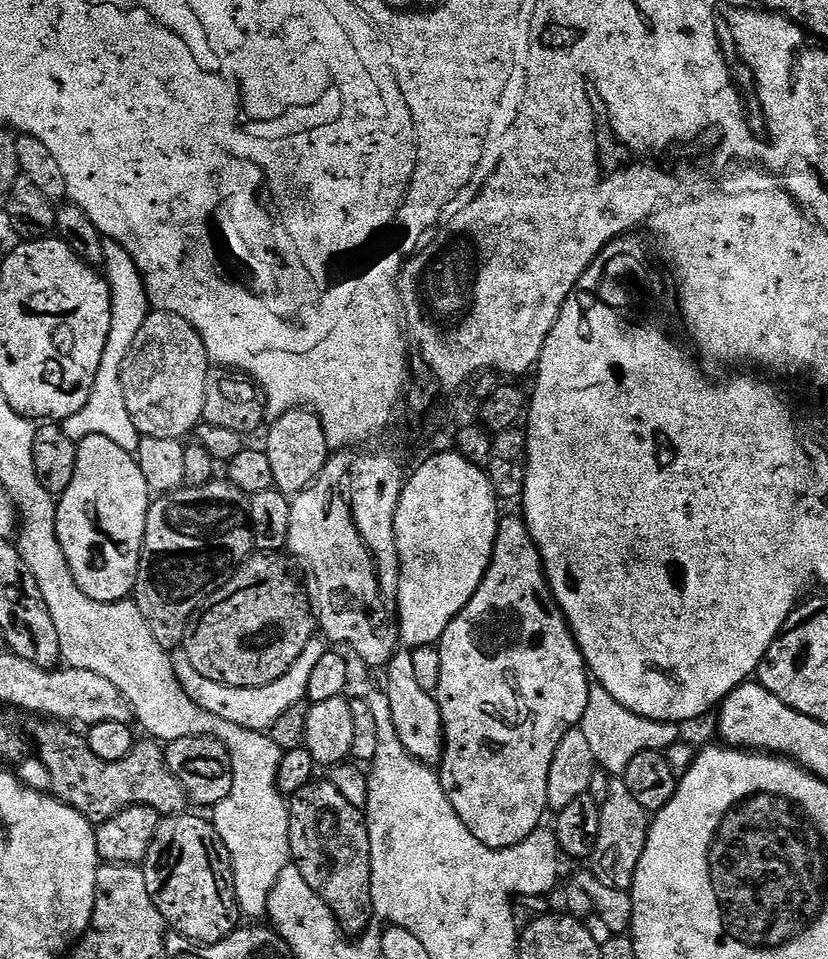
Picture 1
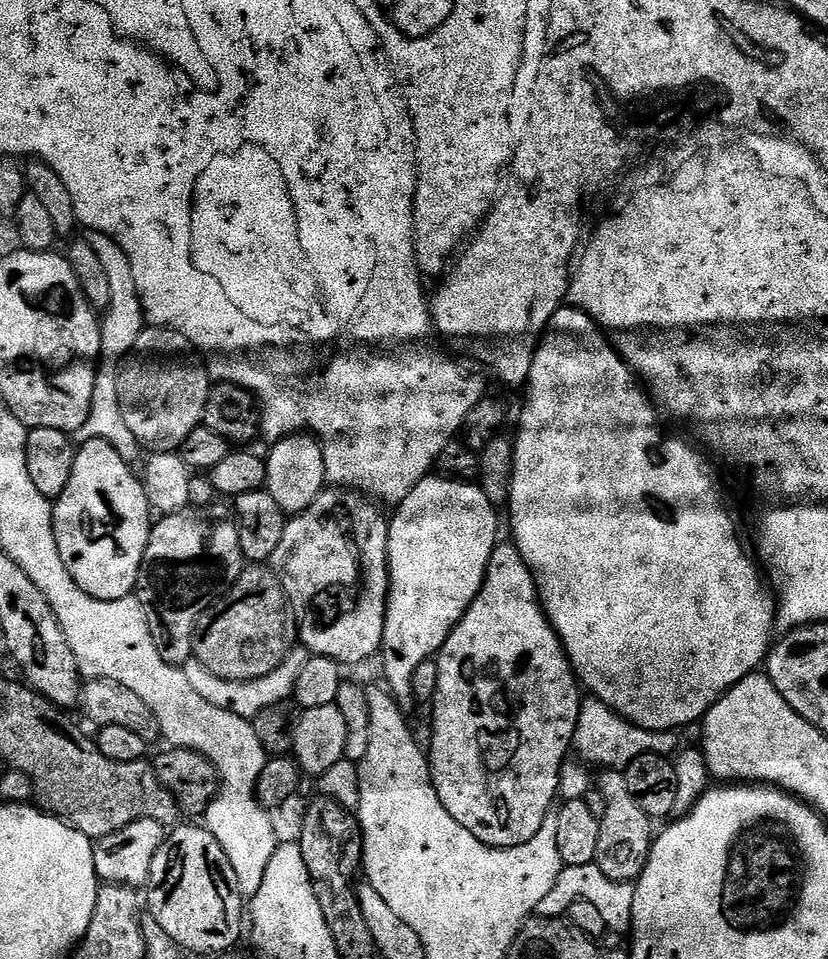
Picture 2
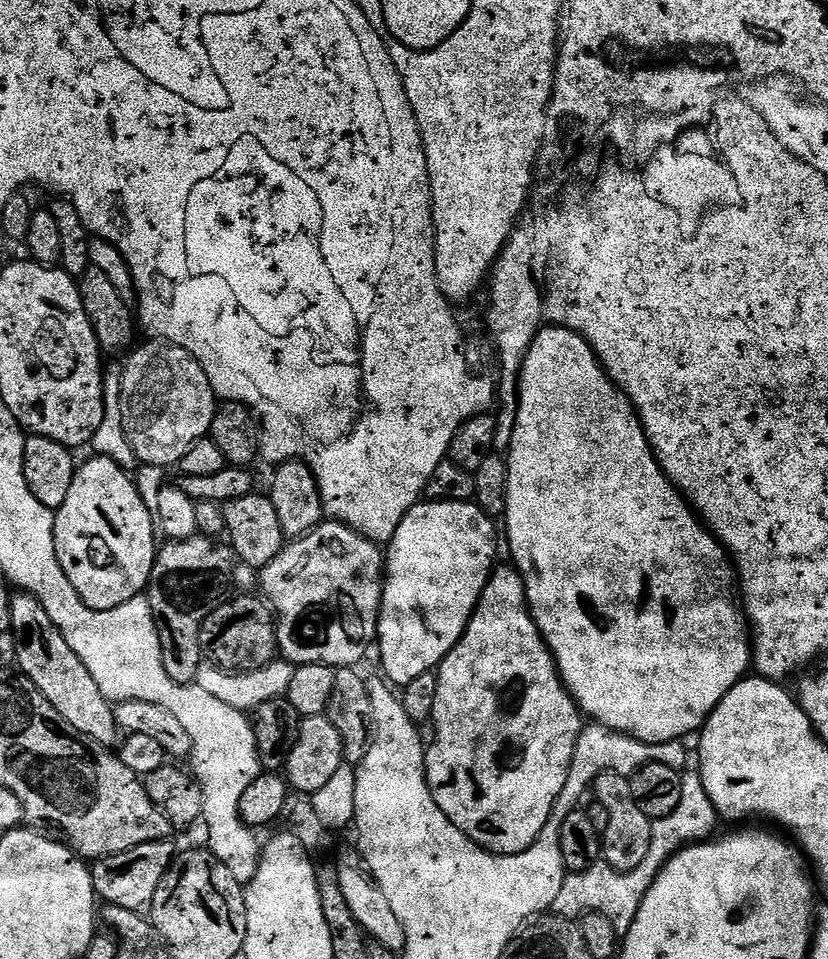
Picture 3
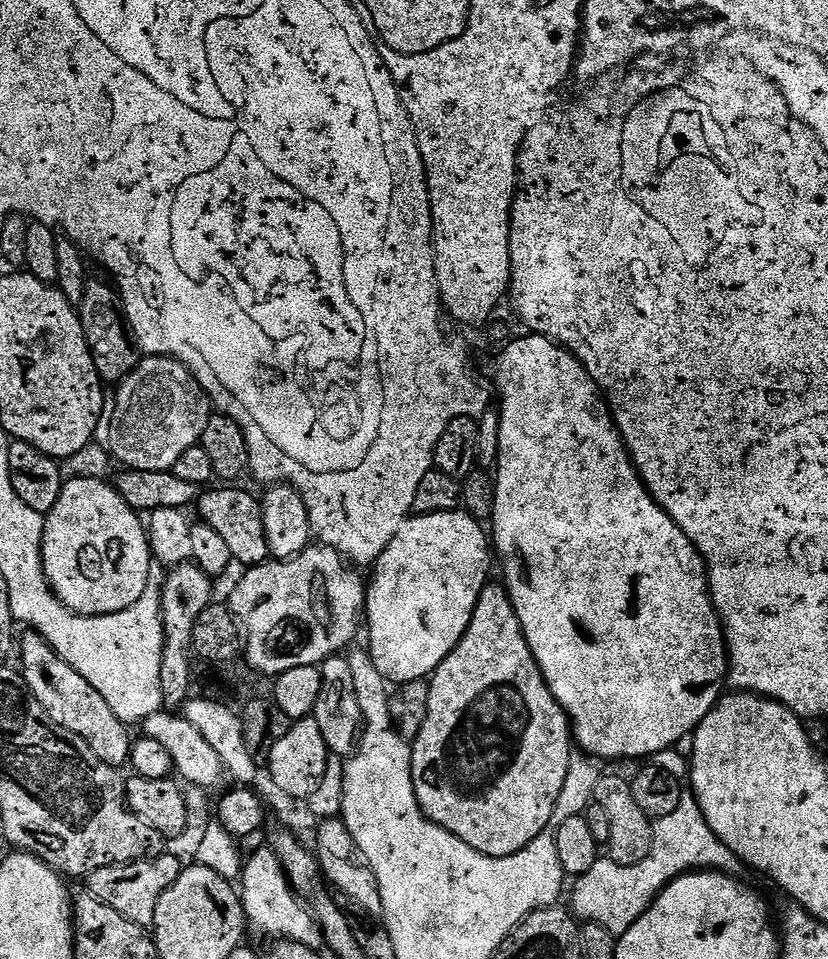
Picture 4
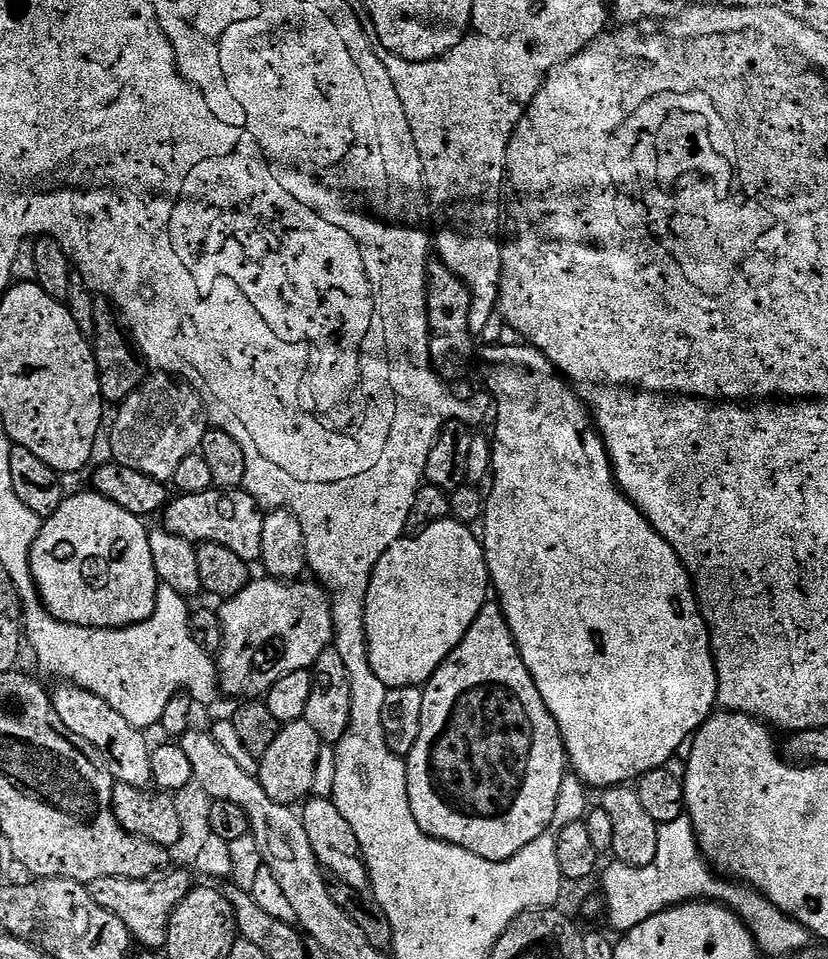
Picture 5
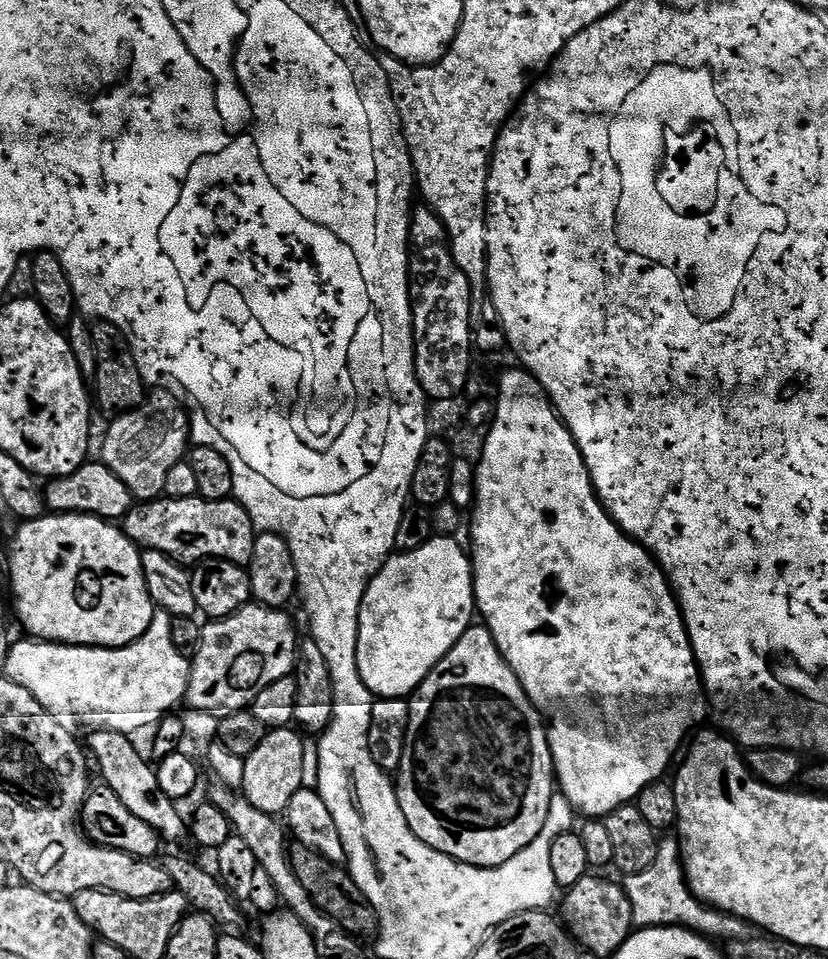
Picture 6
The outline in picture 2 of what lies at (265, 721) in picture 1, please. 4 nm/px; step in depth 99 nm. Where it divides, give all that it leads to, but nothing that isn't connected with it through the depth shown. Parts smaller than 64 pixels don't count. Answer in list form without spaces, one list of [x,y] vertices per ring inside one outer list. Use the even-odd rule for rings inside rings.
[[[293,647],[290,655],[282,662],[282,666],[278,666],[278,670],[253,680],[218,678],[218,674],[210,674],[210,670],[206,670],[206,666],[202,666],[202,662],[198,662],[195,658],[189,658],[183,664],[182,671],[201,700],[206,701],[210,706],[218,706],[218,710],[226,710],[232,716],[240,717],[241,721],[248,722],[258,714],[262,714],[262,710],[266,710],[268,706],[281,704],[295,693],[298,674],[302,674],[302,666],[306,666],[309,655],[307,648]]]

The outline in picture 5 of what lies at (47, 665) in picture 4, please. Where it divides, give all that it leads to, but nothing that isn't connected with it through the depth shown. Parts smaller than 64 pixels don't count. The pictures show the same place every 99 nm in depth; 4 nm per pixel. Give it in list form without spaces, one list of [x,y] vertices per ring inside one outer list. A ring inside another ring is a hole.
[[[67,682],[59,686],[61,688],[57,692],[51,693],[52,705],[58,718],[62,718],[62,722],[66,722],[67,728],[74,730],[78,738],[86,738],[86,742],[94,746],[96,755],[110,770],[113,781],[147,789],[152,784],[152,748],[144,737],[147,735],[126,722],[126,718],[122,718],[122,714],[118,714],[114,706],[98,698],[98,694],[87,692],[86,689]]]

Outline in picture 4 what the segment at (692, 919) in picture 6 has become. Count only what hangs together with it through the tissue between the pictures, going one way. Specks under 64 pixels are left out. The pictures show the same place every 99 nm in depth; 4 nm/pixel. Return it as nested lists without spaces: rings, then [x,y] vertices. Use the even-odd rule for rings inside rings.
[[[684,794],[678,810],[666,818],[652,821],[653,845],[650,854],[636,866],[618,866],[609,858],[602,858],[586,874],[575,881],[572,888],[573,916],[593,924],[606,926],[617,938],[626,934],[658,895],[672,880],[677,880],[693,870],[728,870],[734,857],[732,851],[714,834],[706,822],[695,795]]]

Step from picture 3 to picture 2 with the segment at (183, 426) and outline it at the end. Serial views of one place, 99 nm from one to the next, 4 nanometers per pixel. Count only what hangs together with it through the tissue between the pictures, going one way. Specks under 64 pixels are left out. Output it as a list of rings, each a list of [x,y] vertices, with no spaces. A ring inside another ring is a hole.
[[[145,327],[137,344],[133,346],[131,355],[124,360],[118,380],[118,402],[121,412],[129,426],[131,434],[145,449],[157,452],[176,452],[186,438],[190,438],[190,430],[201,427],[204,422],[204,411],[208,394],[214,384],[208,375],[208,369],[201,357],[183,334],[173,328]]]

